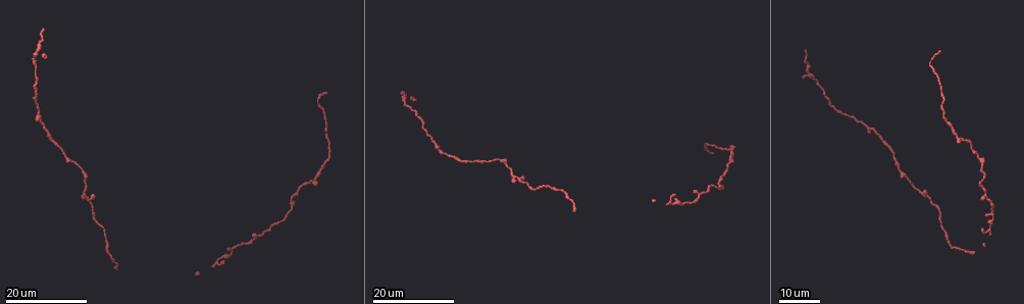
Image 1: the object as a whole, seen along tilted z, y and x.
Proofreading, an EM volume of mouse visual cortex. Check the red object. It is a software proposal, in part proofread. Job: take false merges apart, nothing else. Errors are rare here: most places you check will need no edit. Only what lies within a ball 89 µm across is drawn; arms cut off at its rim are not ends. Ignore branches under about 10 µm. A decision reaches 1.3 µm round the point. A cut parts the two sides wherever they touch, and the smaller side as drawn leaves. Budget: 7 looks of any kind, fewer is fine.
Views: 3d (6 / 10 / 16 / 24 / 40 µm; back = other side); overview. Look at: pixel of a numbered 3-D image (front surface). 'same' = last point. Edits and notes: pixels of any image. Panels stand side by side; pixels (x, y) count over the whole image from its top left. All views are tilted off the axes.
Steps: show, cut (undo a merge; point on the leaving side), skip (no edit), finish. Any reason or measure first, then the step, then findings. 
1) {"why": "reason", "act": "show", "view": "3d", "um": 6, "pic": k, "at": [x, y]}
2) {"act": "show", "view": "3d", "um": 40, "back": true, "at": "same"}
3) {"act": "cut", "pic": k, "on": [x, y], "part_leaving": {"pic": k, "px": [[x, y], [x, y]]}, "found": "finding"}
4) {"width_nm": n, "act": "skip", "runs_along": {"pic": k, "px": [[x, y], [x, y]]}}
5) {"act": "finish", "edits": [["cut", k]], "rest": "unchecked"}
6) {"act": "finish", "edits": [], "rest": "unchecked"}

{"why": "thin neck", "act": "show", "view": "3d", "um": 16, "pic": 1, "at": [421, 119]}

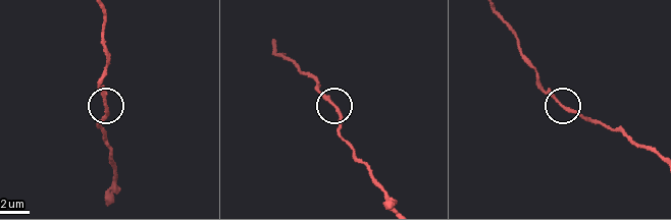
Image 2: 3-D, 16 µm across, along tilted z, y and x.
{"act": "show", "view": "3d", "um": 10, "pic": 2, "at": [335, 105]}

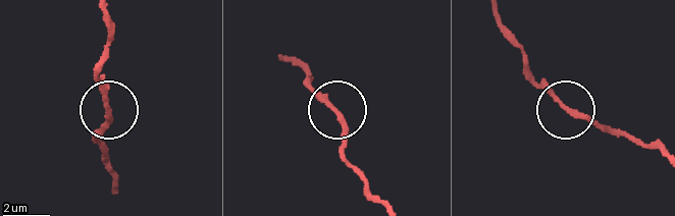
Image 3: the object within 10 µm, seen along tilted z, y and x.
{"act": "skip", "runs_along": {"pic": 3, "px": [[381, 202], [348, 159], [341, 115], [303, 82]]}, "found": "all the same neuron"}

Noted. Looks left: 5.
{"why": "calibre changes", "act": "show", "view": "3d", "um": 24, "pic": 1, "at": [867, 125]}

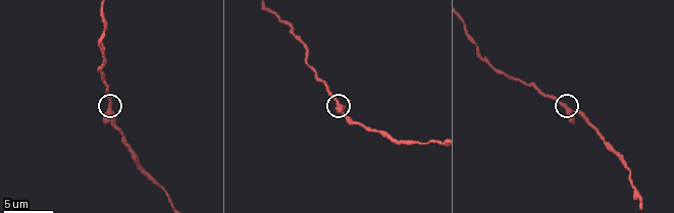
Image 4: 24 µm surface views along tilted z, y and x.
{"why": "zoom in", "act": "show", "view": "3d", "um": 10, "pic": 4, "at": [111, 108]}

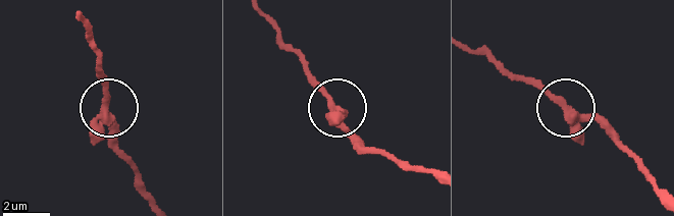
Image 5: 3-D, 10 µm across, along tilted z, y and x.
{"width_nm": 360, "act": "skip", "found": "one neuron here"}

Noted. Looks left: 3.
{"why": "calibre changes", "act": "show", "view": "3d", "um": 16, "pic": 4, "at": [382, 132]}

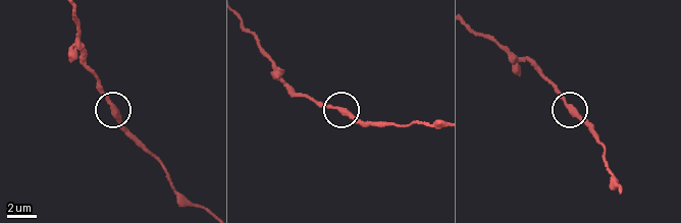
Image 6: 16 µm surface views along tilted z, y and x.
{"act": "skip", "runs_along": {"pic": 6, "px": [[438, 126], [365, 124], [344, 110], [322, 107], [306, 96]]}, "found": "continuous, no second neuron"}

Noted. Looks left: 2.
{"why": "three-way junction", "act": "show", "view": "3d", "um": 24, "pic": 1, "at": [920, 192]}

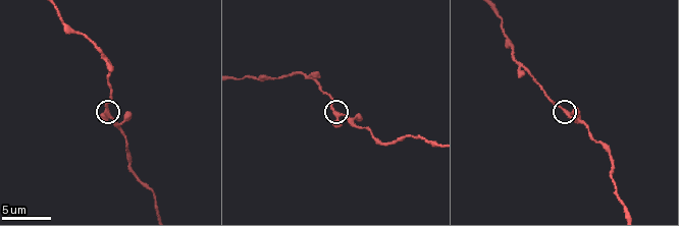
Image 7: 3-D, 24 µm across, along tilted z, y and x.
{"act": "show", "view": "3d", "um": 10, "pic": 7, "at": [567, 112]}

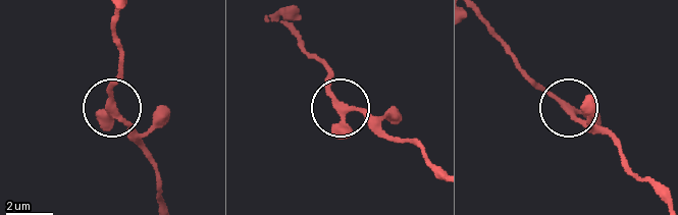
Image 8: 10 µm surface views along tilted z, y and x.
{"width_nm": 240, "act": "skip", "runs_along": {"pic": 8, "px": [[435, 166], [421, 147], [393, 138], [341, 106], [327, 67]]}, "found": "continuous, no second neuron"}

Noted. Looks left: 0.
{"act": "finish", "edits": [], "rest": "unchecked"}

